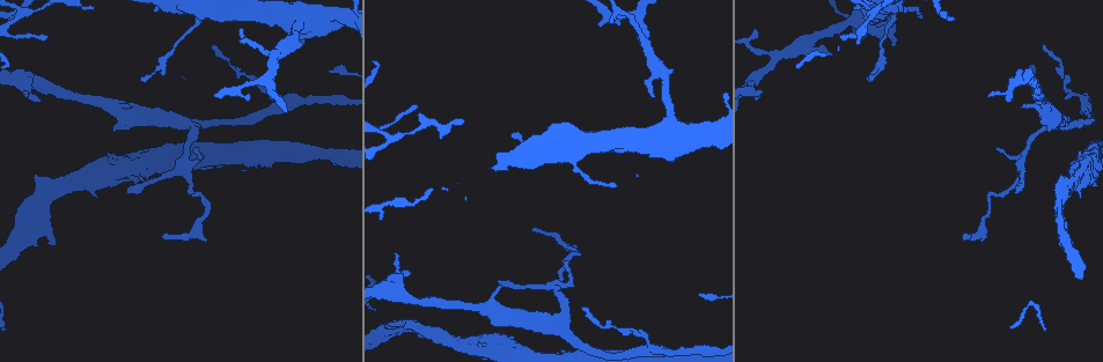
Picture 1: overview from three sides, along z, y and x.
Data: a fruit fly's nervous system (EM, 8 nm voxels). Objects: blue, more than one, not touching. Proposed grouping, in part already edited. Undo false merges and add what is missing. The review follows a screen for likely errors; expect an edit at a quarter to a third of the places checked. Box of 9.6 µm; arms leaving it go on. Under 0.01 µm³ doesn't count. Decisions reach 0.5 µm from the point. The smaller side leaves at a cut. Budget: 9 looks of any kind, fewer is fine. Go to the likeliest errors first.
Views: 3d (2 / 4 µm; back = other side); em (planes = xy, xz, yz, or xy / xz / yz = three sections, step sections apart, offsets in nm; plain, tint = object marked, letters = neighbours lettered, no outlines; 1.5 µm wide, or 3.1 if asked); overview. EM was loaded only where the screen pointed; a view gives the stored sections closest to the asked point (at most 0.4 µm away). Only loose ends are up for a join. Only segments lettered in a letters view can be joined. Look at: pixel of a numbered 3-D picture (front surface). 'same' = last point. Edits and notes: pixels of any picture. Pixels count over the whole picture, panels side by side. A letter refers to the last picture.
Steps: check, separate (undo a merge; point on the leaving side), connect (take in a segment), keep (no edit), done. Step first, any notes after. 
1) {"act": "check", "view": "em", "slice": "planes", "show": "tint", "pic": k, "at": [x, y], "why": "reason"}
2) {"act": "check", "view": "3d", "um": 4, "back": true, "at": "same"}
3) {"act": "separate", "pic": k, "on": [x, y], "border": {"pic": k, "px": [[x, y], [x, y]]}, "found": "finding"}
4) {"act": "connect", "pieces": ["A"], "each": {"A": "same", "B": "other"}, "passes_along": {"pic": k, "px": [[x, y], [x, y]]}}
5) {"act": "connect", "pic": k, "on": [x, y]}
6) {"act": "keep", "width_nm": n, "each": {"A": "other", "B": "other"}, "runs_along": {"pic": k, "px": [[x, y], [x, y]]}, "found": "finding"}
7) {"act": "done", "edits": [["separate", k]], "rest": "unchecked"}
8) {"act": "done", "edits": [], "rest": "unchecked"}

{"act": "check", "view": "em", "slice": "xz", "step": 4, "show": "tint", "pic": 1, "at": [892, 46], "why": "thick end"}

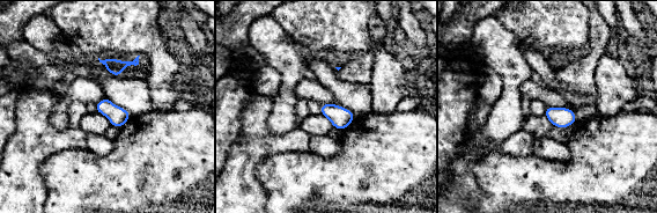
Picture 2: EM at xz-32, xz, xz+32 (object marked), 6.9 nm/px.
{"act": "check", "view": "em", "slice": "planes", "show": "letters", "at": "same"}

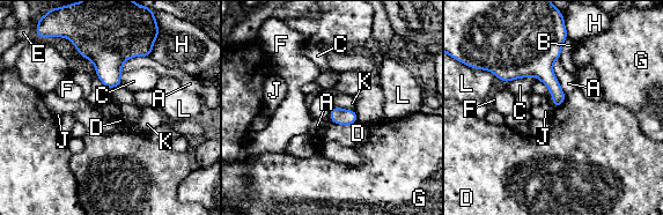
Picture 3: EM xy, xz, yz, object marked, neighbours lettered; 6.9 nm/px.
{"act": "keep", "each": {"A": "other", "B": "other", "C": "other", "D": "other", "E": "other", "F": "other", "G": "other", "H": "other", "J": "other", "K": "other", "L": "other"}, "border": {"pic": 3, "px": [[358, 120], [348, 125], [333, 124]]}, "found": "none of them fits"}

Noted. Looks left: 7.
{"act": "check", "view": "3d", "um": 2, "pic": 1, "at": [497, 281], "why": "tapers out"}

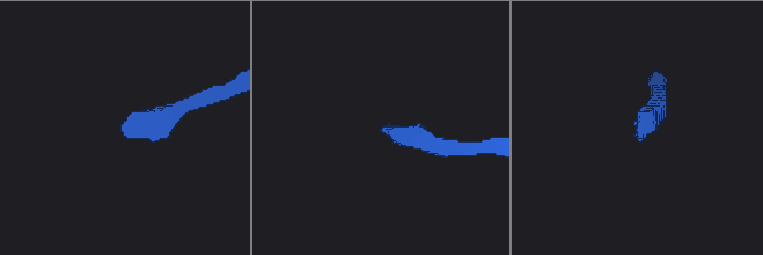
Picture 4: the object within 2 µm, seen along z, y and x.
{"act": "check", "view": "em", "slice": "planes", "show": "letters", "pic": 4, "at": [636, 133], "why": "need the tissue"}

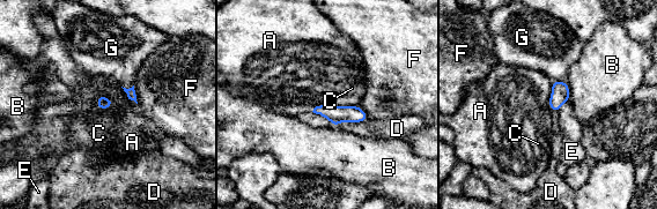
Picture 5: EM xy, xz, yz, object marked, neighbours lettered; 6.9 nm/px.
{"act": "keep", "width_nm": 90, "each": {"A": "other", "B": "other", "C": "other", "D": "other", "E": "other", "F": "other", "G": "other"}, "border": {"pic": 5, "px": [[333, 104], [341, 106], [359, 105]]}, "found": "none of them fits"}

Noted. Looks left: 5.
{"act": "check", "view": "em", "slice": "planes", "show": "plain", "pic": 1, "at": [162, 236]}

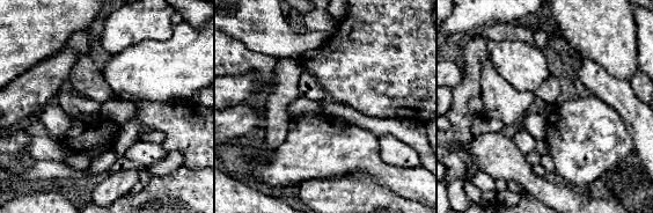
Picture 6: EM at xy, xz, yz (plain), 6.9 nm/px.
{"act": "check", "view": "em", "slice": "planes", "show": "letters", "at": "same", "why": "see the neighbours"}

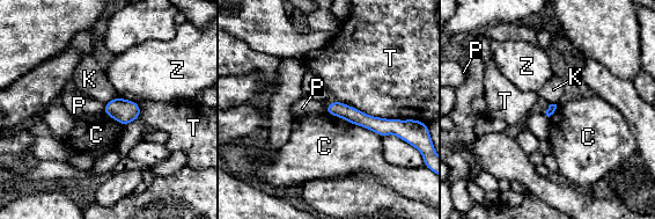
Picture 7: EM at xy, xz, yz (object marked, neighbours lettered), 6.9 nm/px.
{"act": "keep", "each": {"C": "other", "K": "other", "P": "other", "T": "other", "Z": "other"}, "found": "none of them fits"}

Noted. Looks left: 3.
{"act": "check", "view": "em", "slice": "planes", "show": "letters", "pic": 1, "at": [418, 107], "why": "free end"}

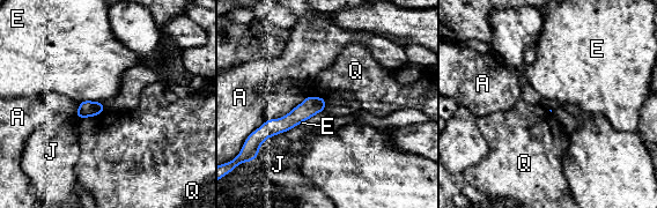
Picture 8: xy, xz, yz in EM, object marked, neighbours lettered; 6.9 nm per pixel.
{"act": "keep", "longest_contact_nm": ["Q", 200], "each": {"A": "other", "E": "other", "J": "other", "Q": "other"}, "runs_along": {"pic": 8, "px": [[323, 103], [263, 128]]}, "found": "no lettered segment goes on from it"}

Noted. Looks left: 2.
{"act": "done", "edits": [], "rest": "unchecked"}

